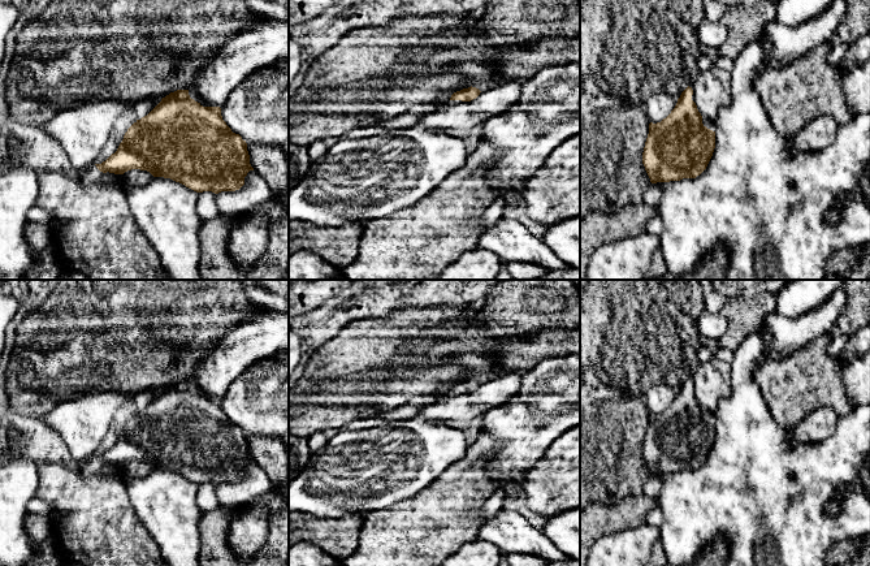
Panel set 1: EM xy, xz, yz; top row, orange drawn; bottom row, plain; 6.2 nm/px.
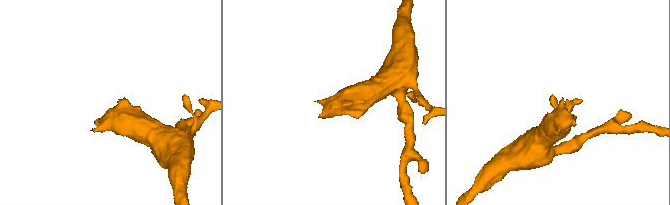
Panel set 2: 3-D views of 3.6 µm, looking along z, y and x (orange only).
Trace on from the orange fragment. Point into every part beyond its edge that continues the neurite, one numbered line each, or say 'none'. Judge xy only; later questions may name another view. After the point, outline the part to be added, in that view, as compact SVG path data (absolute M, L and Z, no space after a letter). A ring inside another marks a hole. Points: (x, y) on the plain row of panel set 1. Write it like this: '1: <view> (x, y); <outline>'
1: xy (90, 466); M92 455L90 459L83 462L82 466L82 476L83 478L90 478L92 474L98 472L103 463L100 463L95 455Z

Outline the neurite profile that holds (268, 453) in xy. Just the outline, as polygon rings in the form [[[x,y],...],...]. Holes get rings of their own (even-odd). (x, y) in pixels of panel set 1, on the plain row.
[[[247,435],[250,455],[264,470],[273,485],[289,484],[289,453],[281,437]]]

